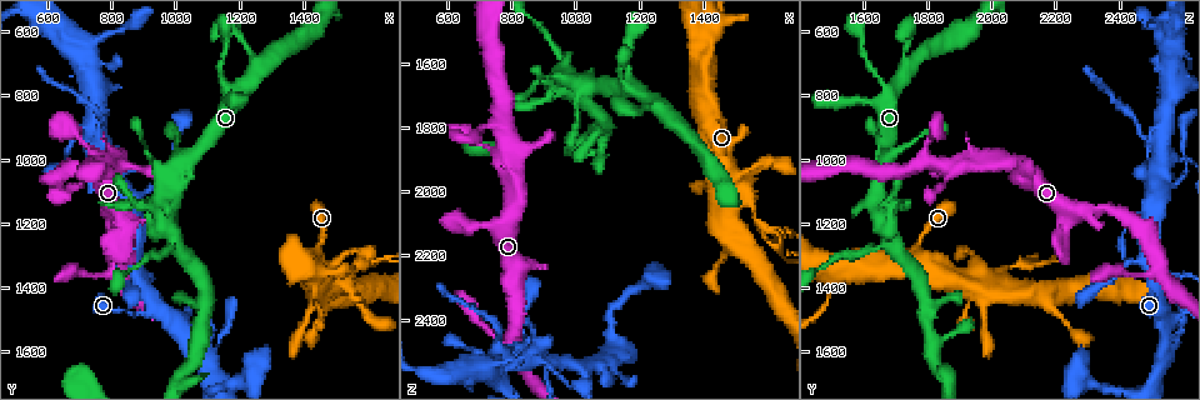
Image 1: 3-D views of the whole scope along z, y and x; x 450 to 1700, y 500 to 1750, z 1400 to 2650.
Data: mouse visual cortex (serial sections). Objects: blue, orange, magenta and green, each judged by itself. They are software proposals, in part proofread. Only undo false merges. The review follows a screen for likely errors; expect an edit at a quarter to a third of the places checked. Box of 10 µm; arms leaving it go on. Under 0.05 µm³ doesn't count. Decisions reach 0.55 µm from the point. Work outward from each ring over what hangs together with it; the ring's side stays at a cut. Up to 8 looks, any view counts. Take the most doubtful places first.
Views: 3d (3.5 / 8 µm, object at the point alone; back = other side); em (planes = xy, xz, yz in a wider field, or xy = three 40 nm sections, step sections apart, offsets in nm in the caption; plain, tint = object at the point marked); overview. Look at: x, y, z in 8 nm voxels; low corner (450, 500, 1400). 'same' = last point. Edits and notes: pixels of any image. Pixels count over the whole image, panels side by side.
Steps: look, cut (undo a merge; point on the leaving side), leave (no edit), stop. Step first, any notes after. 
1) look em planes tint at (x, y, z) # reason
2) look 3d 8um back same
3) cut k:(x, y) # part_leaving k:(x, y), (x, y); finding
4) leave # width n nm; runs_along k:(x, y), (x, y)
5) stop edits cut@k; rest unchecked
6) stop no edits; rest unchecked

look 3d 3.5um at (1580, 1330, 2120)

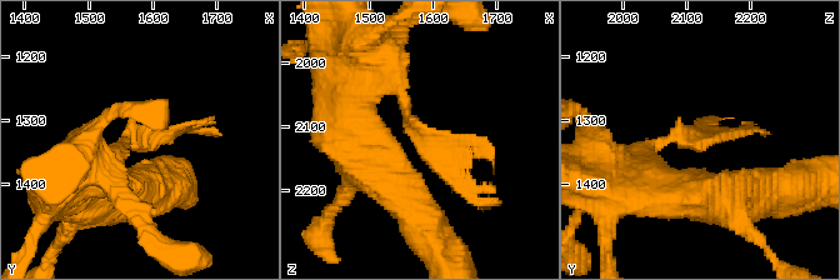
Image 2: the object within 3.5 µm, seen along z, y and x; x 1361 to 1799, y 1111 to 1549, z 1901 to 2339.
look em xy step 3 tint at (1580, 1330, 2115) # arms 3; arm_widths 100, 100, 250 nm; shape alone is not enough

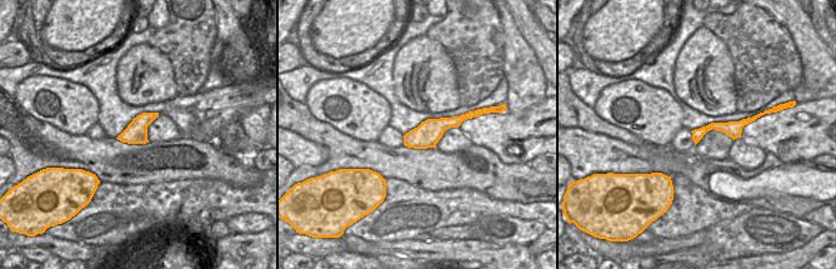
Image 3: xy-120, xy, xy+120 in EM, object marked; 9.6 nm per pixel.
look em xy step 2 tint same

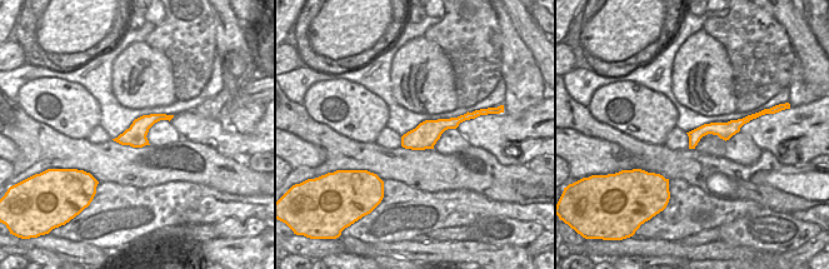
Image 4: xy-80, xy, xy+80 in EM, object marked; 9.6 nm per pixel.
leave # runs_along 4:(740, 121), (704, 129), (692, 145); one cell here

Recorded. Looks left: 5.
look 3d 3.5um at (820, 1340, 2410) # thin neck

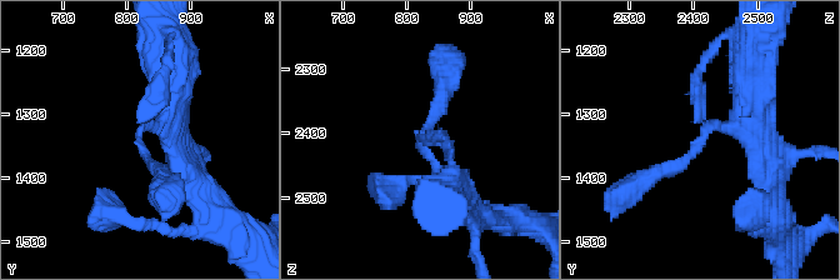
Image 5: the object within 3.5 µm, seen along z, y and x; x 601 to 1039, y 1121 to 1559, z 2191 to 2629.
look em xy step 5 tint at (820, 1340, 2410)

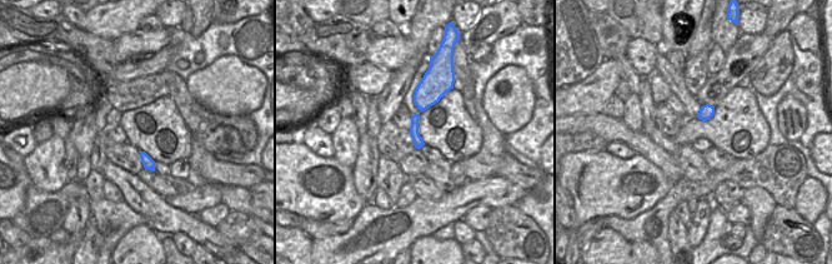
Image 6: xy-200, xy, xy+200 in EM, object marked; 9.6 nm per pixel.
leave # width 100 nm; runs_along 5:(454, 195), (419, 148), (445, 80); one cell here

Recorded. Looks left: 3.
look 3d 3.5um at (1000, 1250, 1680) # thin neck

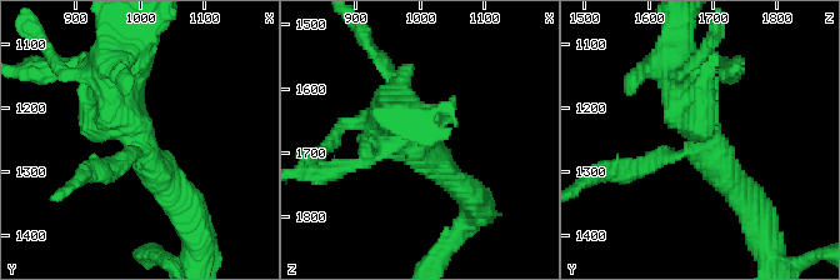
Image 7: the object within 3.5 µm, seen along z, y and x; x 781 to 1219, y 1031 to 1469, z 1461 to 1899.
look em planes tint at (995, 1250, 1690)

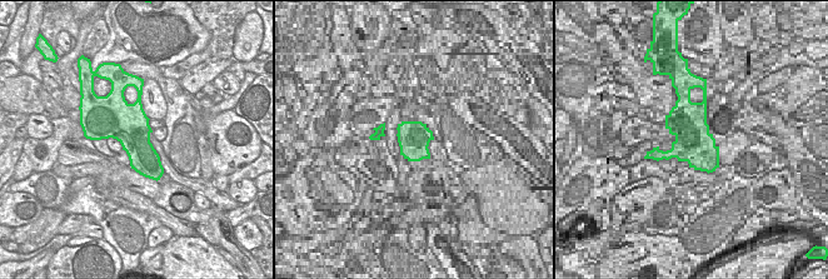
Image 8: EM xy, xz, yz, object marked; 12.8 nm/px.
cut 7:(645, 168) # arms 3; part_leaving 7:(675, 156), (634, 173), (593, 176); two cells meet here

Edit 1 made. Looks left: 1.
stop edits cut@7; rest unchecked

